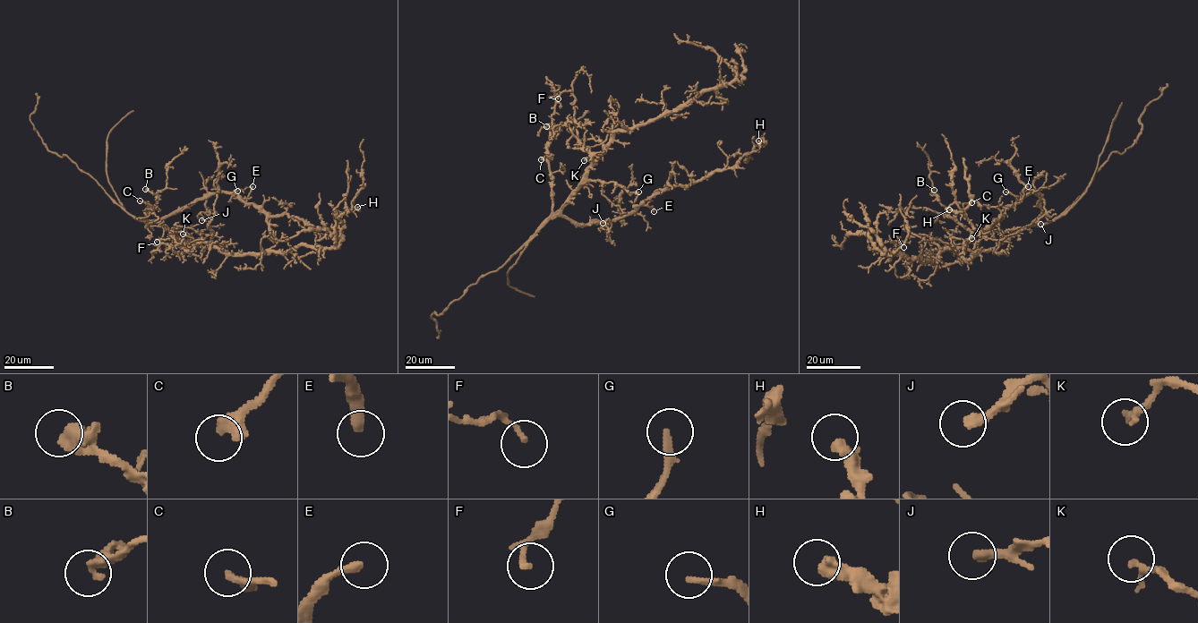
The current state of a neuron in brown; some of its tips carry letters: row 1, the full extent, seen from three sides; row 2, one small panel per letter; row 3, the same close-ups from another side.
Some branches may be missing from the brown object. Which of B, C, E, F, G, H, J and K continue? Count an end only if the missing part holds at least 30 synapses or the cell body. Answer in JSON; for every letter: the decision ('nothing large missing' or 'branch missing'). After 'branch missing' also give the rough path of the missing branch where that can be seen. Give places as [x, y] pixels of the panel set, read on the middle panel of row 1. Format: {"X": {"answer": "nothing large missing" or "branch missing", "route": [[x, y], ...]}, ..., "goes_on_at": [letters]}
{"B": {"answer": "nothing large missing"}, "C": {"answer": "nothing large missing"}, "E": {"answer": "branch missing"}, "F": {"answer": "nothing large missing"}, "G": {"answer": "nothing large missing"}, "H": {"answer": "nothing large missing"}, "J": {"answer": "nothing large missing"}, "K": {"answer": "nothing large missing"}, "goes_on_at": ["E"]}

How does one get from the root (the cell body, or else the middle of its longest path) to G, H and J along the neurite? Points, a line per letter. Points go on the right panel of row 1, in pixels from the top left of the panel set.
G: (1022, 227), (1031, 224), (1041, 213), (1041, 200), (1034, 192), (1017, 196), (1005, 192)
H: (1022, 227), (1042, 212), (1034, 192), (1006, 209), (983, 232), (960, 211), (949, 209)
J: (1022, 227), (1031, 224), (1041, 213), (1043, 199), (1047, 214), (1037, 221), (1040, 224)

